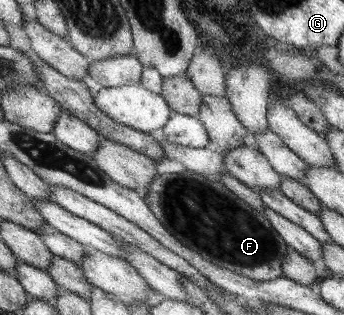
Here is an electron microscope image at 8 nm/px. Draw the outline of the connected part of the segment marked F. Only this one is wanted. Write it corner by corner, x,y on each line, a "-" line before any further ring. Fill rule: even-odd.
189,171
158,175
151,181
151,186
143,191
143,199
167,231
201,255
201,258
253,281
271,281
273,278
284,277
283,255
288,252
284,239
262,212
239,200
219,180
213,181

